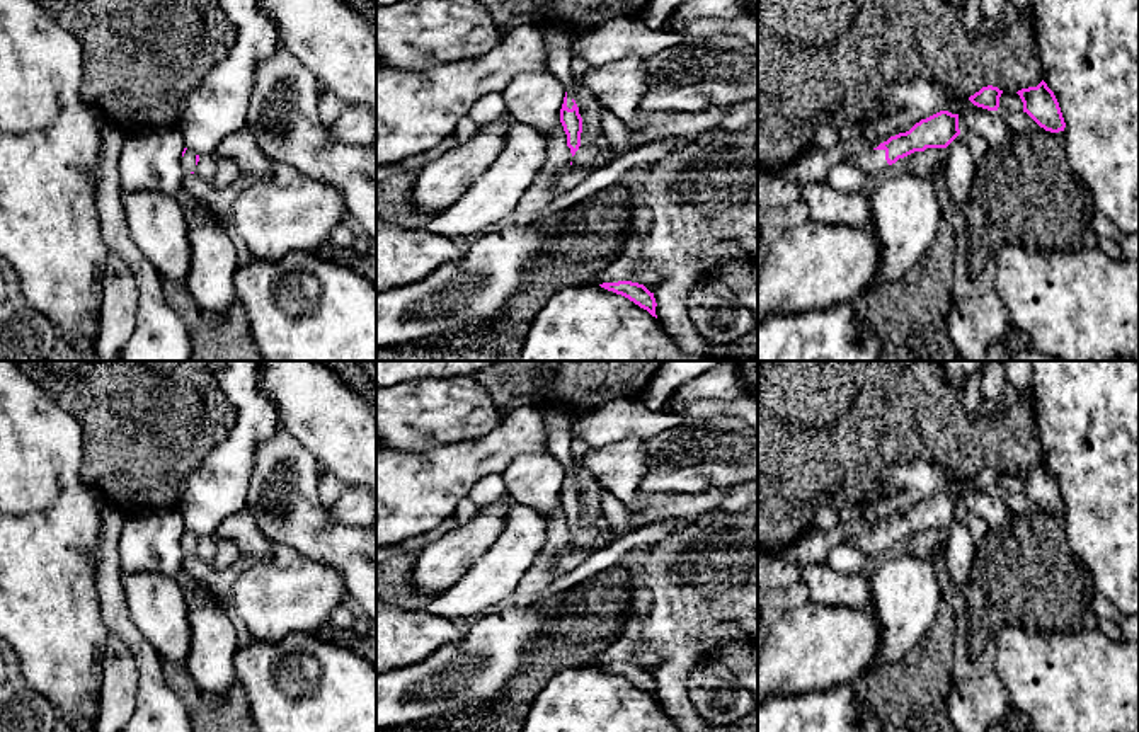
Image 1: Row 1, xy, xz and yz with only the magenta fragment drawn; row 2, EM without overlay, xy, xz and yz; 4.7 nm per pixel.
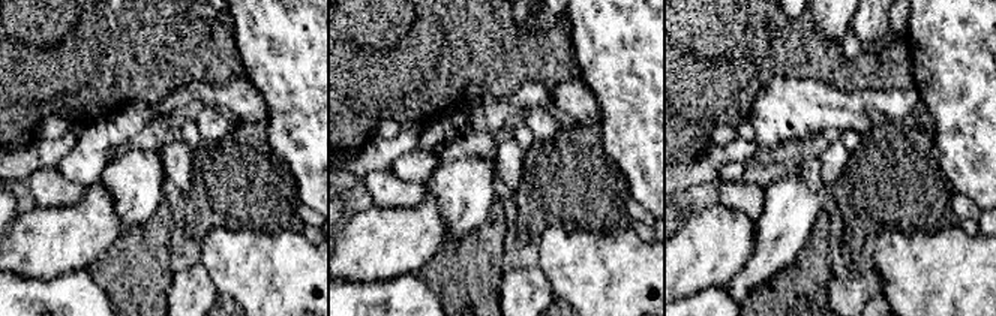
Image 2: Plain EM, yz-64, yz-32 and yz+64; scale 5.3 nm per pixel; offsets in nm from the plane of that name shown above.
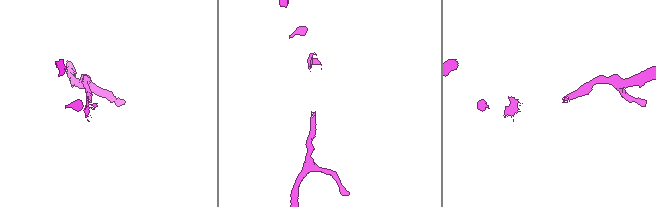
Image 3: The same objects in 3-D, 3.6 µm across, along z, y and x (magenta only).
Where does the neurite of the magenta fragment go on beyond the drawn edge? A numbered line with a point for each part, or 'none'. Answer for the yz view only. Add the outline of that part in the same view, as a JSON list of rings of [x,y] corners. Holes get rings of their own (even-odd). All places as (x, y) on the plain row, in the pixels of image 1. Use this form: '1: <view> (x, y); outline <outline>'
1: yz (870, 542); outline [[[863,531],[858,536],[846,538],[843,543],[856,546],[861,552],[870,553],[870,555],[879,555],[889,548],[885,541],[885,531]]]

